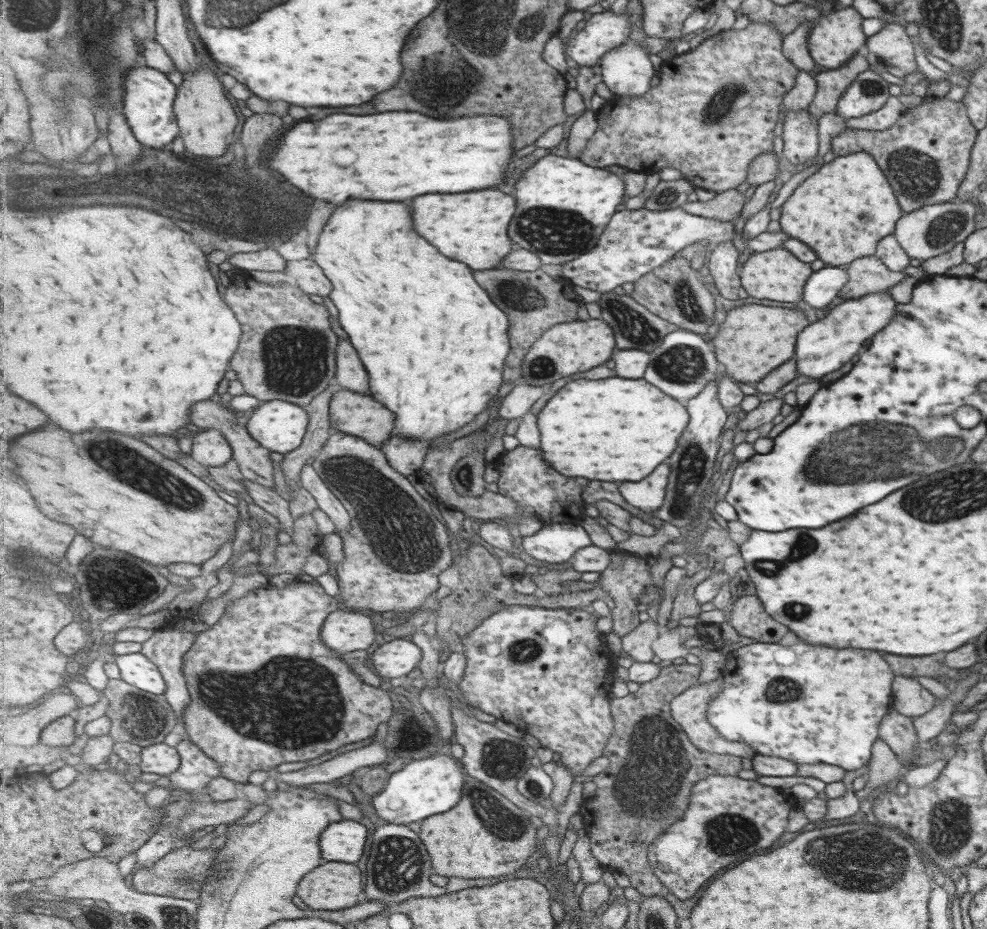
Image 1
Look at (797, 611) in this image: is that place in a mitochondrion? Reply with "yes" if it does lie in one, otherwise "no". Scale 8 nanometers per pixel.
yes

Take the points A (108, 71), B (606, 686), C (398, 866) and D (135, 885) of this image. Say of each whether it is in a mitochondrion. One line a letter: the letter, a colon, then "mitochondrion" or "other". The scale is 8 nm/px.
A: mitochondrion
B: other
C: mitochondrion
D: other

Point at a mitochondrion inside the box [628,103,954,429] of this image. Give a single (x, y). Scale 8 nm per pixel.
(917, 174)

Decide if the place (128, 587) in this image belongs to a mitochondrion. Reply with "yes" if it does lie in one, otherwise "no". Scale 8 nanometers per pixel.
yes

